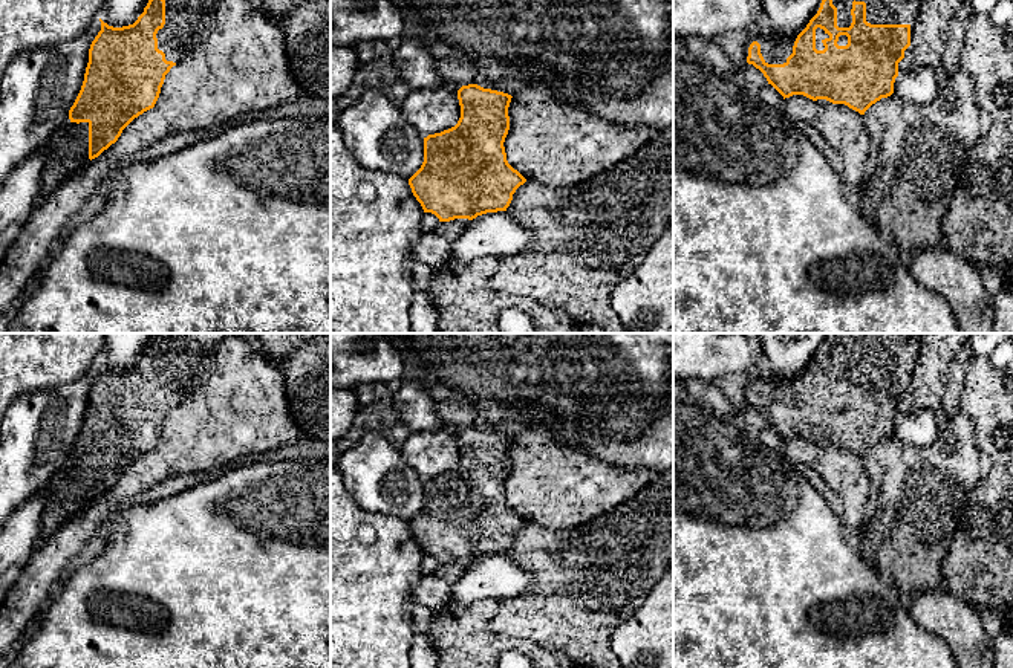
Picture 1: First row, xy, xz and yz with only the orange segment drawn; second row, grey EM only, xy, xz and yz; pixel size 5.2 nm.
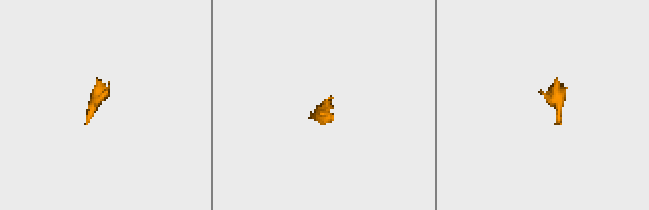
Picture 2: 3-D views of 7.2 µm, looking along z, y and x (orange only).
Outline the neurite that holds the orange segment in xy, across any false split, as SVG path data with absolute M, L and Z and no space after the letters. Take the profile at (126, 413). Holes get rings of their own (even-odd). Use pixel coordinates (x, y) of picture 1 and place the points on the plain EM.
M159 333L153 338L144 355L133 367L113 370L101 361L101 373L89 391L89 405L81 433L69 452L60 474L43 492L41 535L34 549L40 549L43 541L55 533L69 520L80 515L89 503L98 500L104 492L118 483L122 472L139 457L155 449L165 417L173 408L188 399L208 379L214 368L217 344L226 333Z

